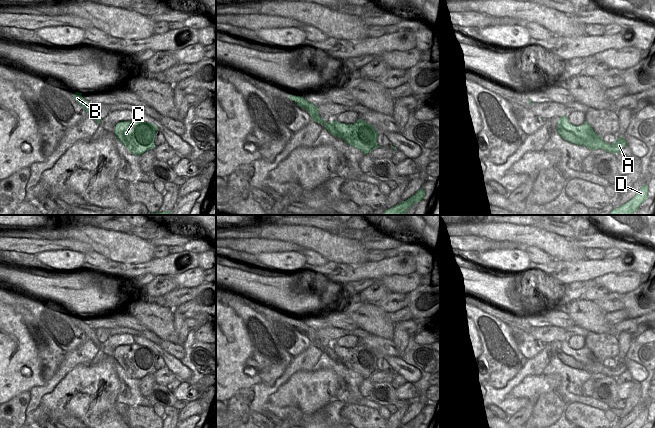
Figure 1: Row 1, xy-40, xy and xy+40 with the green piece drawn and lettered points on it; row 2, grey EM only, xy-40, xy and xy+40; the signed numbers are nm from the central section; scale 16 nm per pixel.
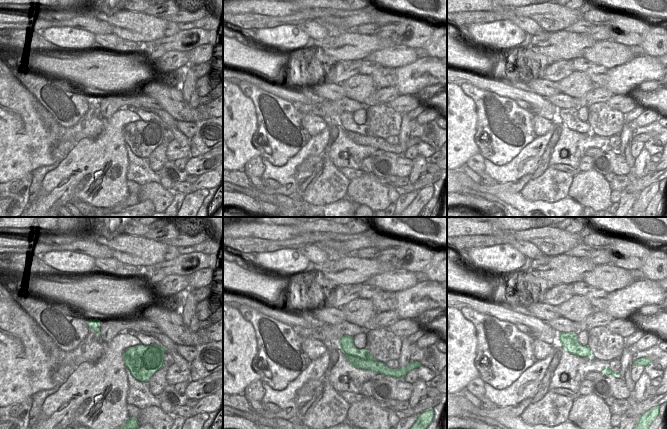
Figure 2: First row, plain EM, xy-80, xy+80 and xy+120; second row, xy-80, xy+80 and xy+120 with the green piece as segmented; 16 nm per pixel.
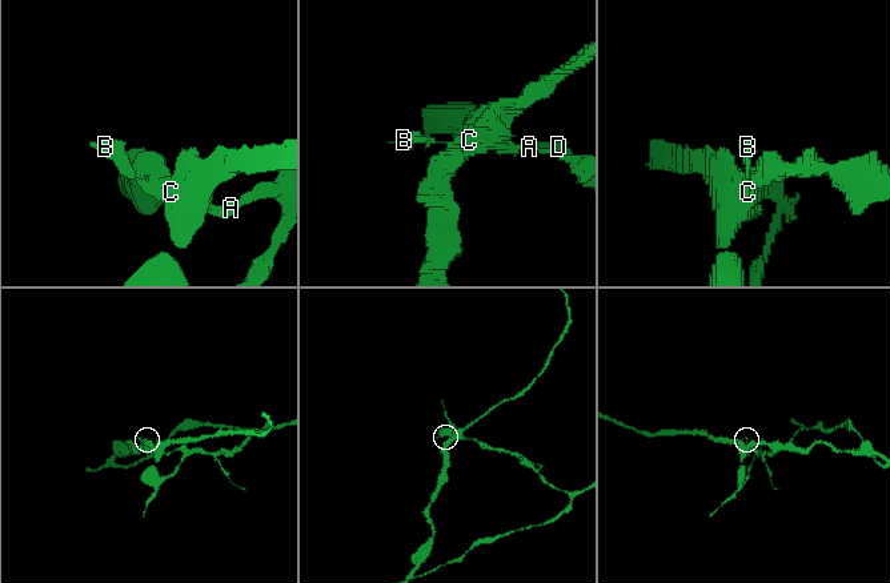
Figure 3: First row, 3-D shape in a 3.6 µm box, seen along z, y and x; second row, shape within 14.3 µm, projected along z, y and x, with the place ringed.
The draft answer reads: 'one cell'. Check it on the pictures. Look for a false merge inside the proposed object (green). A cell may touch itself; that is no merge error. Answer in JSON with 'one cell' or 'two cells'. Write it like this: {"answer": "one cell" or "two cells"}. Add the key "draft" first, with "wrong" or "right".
{"draft": "wrong", "answer": "two cells"}

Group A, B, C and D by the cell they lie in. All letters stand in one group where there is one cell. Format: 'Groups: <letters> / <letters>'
Groups: A B / C D

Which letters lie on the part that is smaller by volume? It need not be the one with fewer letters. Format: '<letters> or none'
A, B

